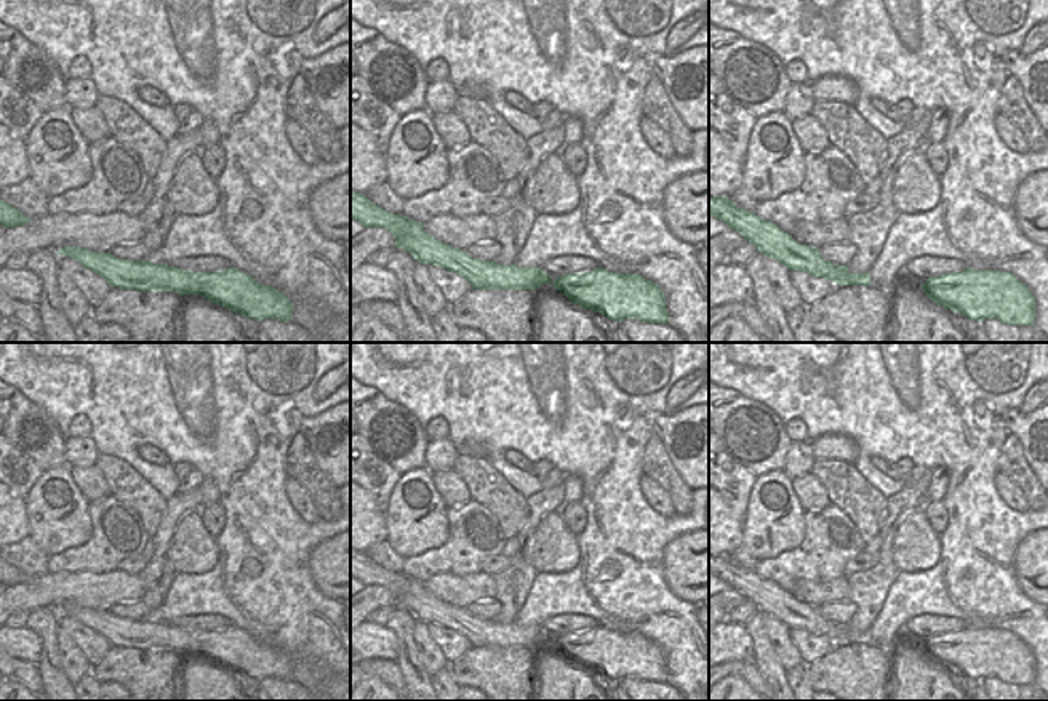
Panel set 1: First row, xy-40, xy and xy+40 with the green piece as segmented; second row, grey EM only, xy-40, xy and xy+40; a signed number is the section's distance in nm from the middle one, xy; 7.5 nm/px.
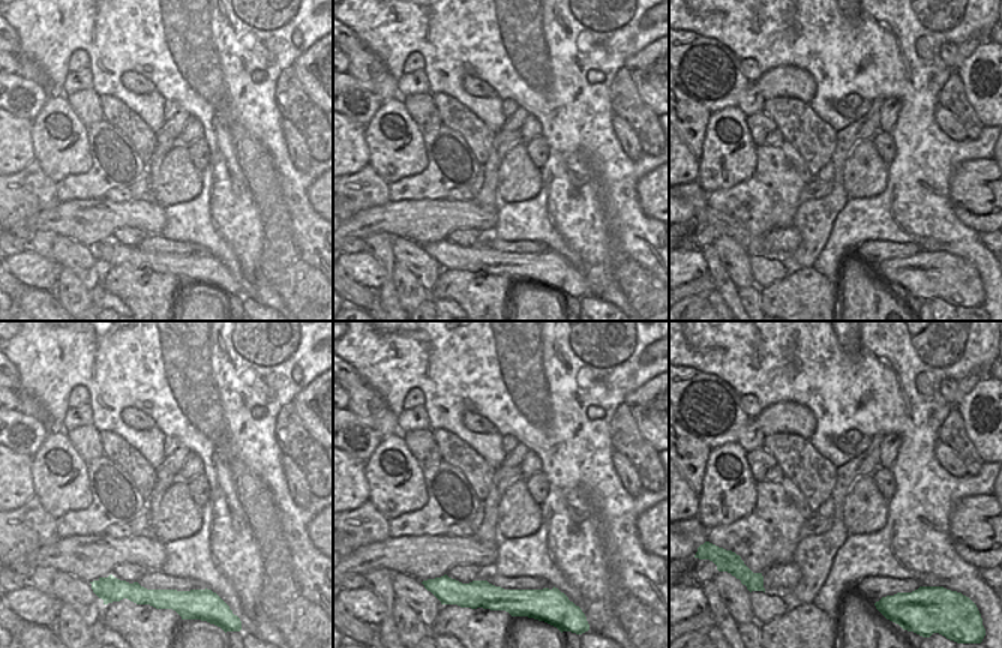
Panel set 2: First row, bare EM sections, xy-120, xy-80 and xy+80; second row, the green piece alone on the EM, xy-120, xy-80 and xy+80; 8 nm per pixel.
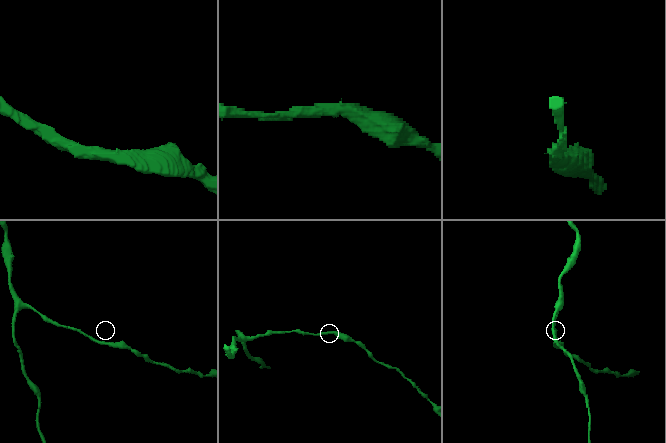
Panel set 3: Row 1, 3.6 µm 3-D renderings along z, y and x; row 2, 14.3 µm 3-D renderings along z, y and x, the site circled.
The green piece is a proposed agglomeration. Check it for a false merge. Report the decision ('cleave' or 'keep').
keep

